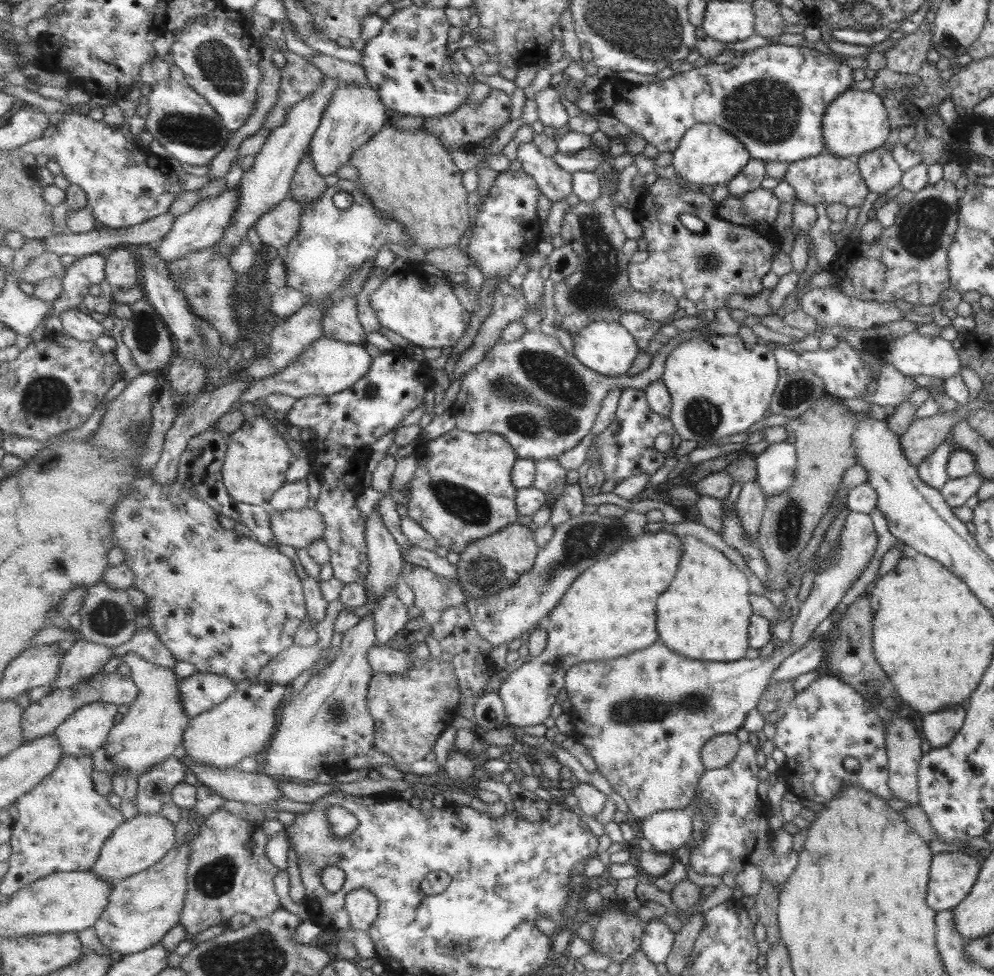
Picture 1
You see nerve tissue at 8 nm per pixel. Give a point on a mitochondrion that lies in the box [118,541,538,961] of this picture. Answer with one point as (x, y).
(484, 572)

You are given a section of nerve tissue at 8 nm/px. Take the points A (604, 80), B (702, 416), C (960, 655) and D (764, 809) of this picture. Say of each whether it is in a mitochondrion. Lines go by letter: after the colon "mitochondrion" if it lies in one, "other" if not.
A: other
B: mitochondrion
C: other
D: other

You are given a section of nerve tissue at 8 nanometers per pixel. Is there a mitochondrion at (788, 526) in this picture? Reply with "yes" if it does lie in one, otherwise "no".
yes

